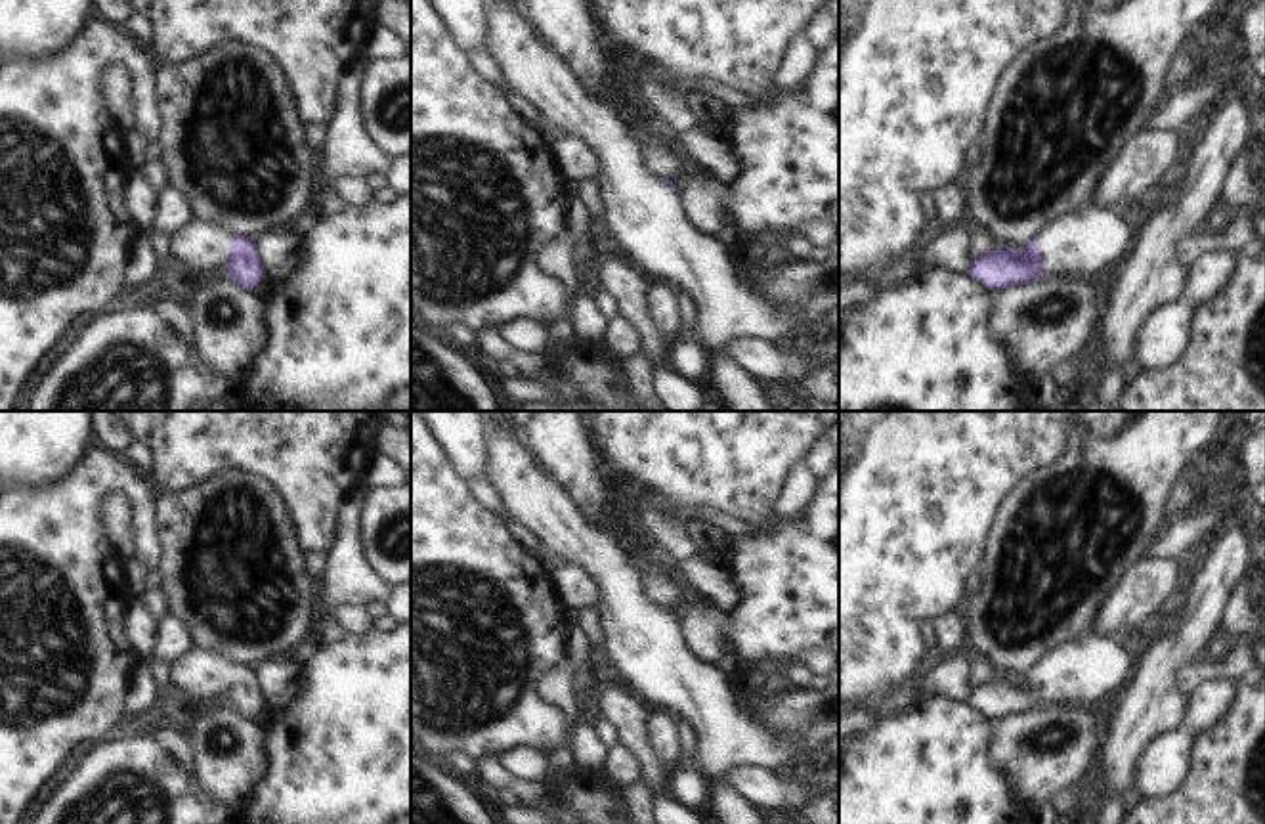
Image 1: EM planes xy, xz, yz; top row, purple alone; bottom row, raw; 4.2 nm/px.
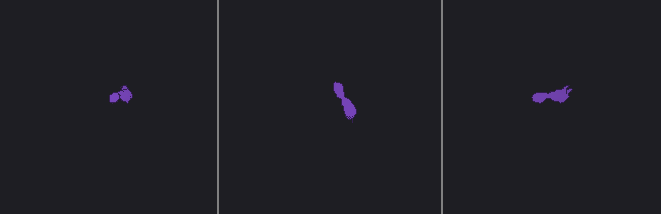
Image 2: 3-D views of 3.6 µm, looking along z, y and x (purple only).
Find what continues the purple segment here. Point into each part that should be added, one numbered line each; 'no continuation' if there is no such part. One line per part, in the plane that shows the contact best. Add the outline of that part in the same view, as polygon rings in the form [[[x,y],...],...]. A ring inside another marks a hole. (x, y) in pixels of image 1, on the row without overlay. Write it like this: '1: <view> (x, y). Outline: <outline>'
1: yz (1082, 670). Outline: [[[1089,629],[1049,648],[1036,663],[1045,704],[1097,704],[1106,692],[1124,688],[1137,658],[1120,635]]]

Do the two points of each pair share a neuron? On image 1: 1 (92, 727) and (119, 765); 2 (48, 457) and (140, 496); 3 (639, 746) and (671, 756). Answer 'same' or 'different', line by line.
1: different
2: different
3: different

